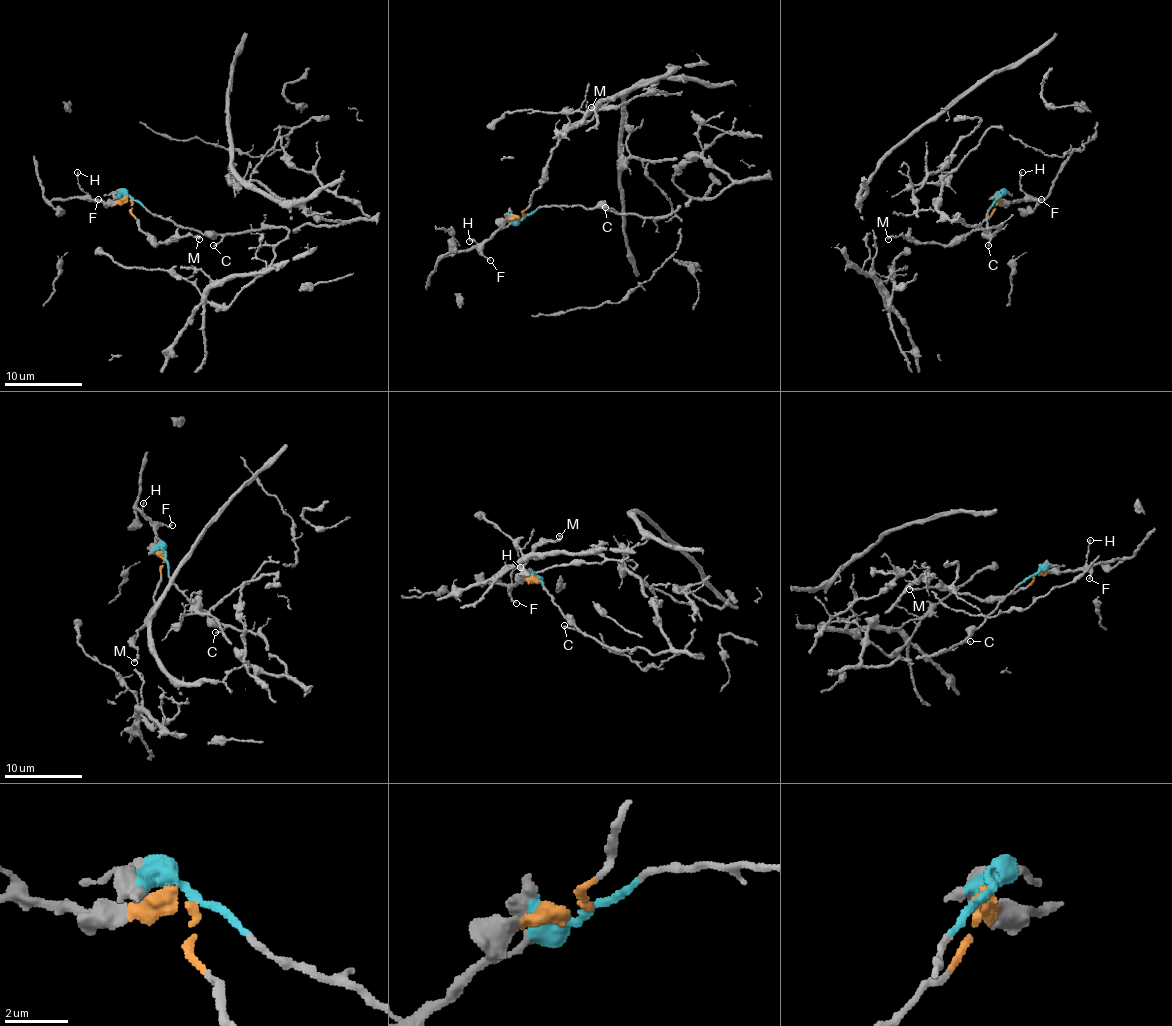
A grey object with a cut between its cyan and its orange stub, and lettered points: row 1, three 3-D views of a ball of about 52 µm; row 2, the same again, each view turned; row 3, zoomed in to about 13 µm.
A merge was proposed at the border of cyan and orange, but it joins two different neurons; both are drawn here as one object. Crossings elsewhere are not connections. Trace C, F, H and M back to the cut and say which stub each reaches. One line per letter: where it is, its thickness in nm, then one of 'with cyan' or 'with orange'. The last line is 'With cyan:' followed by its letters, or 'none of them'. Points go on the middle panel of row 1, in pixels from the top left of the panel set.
C: at (605, 207); 170 nm thick; with cyan
F: at (490, 260); 190 nm thick; with orange
H: at (469, 241); 180 nm thick; with orange
M: at (591, 107); 240 nm thick; with orange
With cyan: C

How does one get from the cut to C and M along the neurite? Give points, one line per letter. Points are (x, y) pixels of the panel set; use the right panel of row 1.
C: (996, 199), (986, 213), (986, 226), (992, 238), (988, 246)
M: (996, 201), (986, 219), (947, 244), (920, 244), (905, 236), (887, 238)

